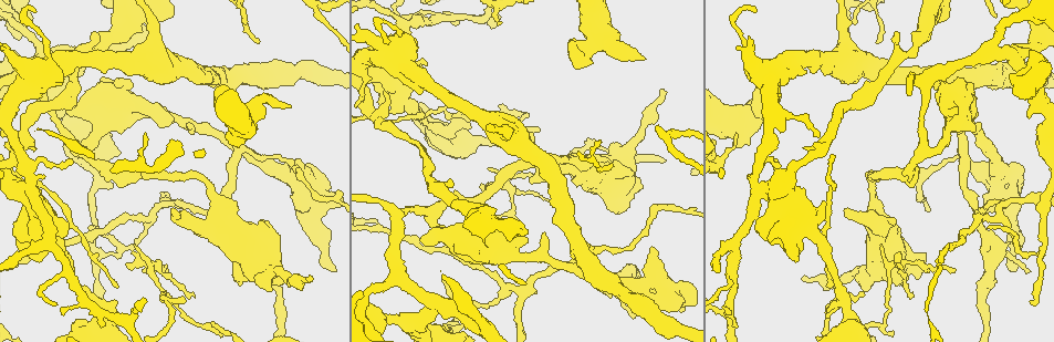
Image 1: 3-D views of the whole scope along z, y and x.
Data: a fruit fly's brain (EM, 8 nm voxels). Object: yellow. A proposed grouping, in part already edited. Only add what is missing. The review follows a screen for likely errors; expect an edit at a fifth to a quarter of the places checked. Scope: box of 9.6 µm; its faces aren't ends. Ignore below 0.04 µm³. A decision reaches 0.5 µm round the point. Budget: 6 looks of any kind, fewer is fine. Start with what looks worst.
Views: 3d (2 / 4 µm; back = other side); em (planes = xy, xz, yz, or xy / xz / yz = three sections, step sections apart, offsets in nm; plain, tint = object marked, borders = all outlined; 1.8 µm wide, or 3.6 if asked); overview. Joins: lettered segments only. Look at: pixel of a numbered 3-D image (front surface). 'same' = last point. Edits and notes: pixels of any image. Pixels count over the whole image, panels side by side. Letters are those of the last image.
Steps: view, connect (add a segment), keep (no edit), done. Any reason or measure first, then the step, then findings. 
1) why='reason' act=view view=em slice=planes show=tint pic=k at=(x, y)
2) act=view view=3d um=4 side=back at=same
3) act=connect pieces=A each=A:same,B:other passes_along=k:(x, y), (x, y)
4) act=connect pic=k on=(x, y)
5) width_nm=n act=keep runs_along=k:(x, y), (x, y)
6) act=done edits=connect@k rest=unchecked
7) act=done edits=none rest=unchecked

why='thin end' act=view view=3d um=2 pic=1 at=(913, 295)

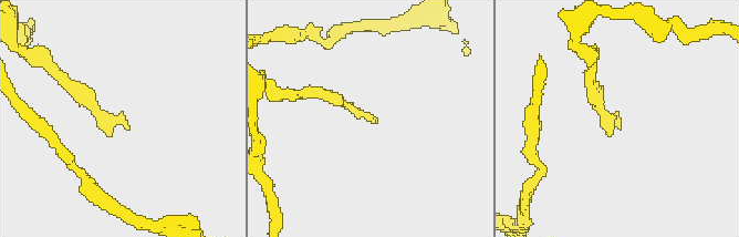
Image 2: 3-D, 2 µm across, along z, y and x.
why='shape alone is not enough' act=view view=em slice=yz step=16 show=borders pic=2 at=(123, 124)

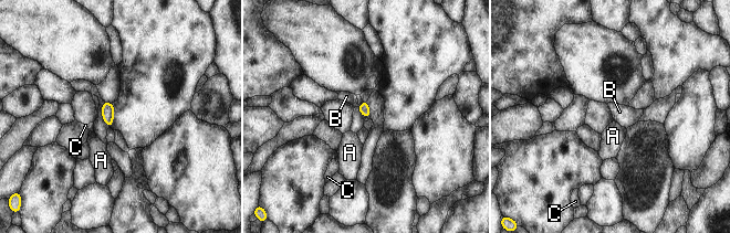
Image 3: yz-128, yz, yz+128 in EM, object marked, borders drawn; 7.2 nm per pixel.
width_nm=80 act=keep each=A:other,B:other,C:other found='no lettered segment goes on from it'

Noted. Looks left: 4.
why='an open end' act=view view=em slice=planes show=borders pic=1 at=(290, 106)

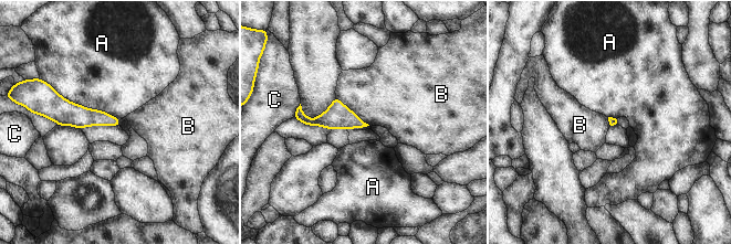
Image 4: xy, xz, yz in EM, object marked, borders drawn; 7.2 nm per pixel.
act=keep each=A:other,B:other,C:other found='no lettered segment goes on from it'

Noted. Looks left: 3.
why='calibre changes' act=view view=em um=3.6 slice=xz step=4 show=tint pic=1 at=(866, 63)

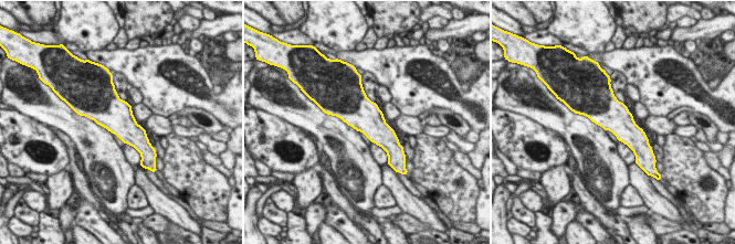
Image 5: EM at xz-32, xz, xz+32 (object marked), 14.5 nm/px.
why='cut it another way' act=view view=em um=3.6 slice=planes show=tint at=same

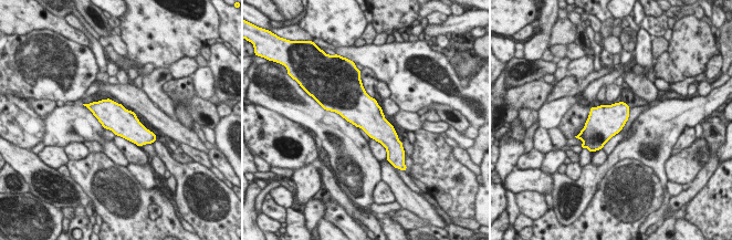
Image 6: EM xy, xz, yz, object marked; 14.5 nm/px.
why='see the neighbours' act=view view=em um=3.6 slice=planes show=borders at=same

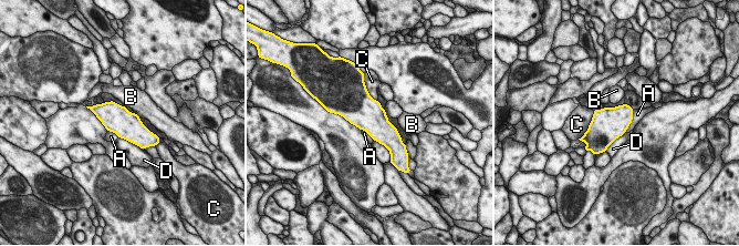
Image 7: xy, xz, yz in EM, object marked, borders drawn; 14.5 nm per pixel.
longest_contact=D:440nm act=keep each=A:other,B:other,C:other,D:other border=7:(633, 110), (632, 122), (624, 132) found='none of them fits'

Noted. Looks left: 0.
act=done edits=none rest=unchecked

